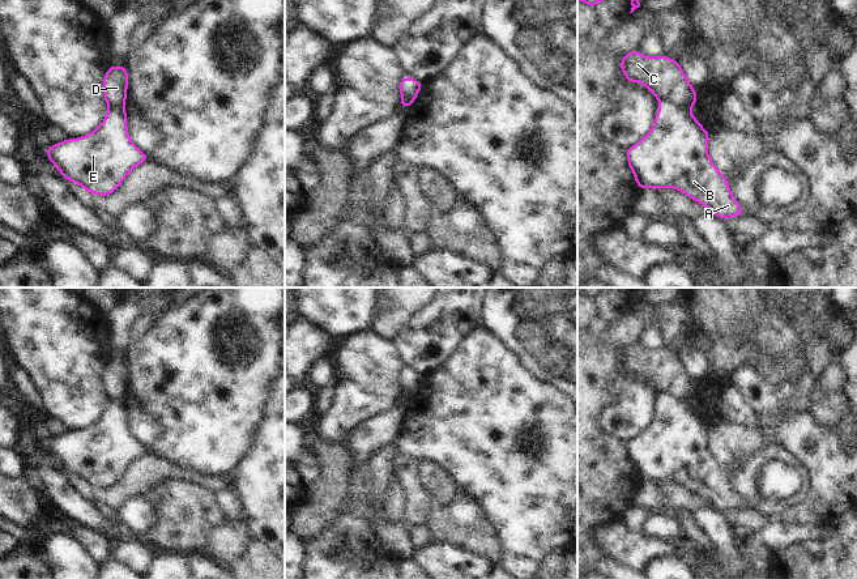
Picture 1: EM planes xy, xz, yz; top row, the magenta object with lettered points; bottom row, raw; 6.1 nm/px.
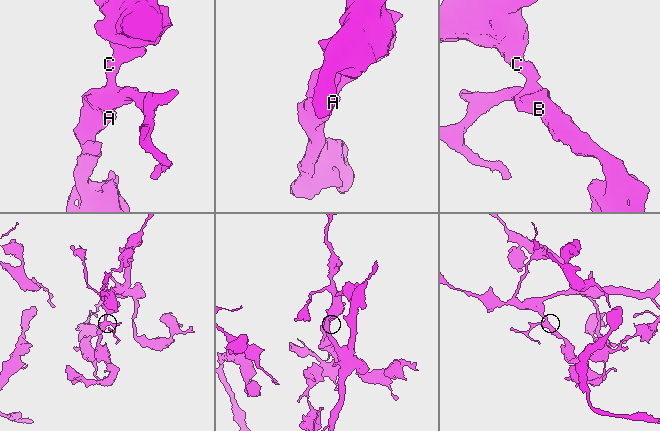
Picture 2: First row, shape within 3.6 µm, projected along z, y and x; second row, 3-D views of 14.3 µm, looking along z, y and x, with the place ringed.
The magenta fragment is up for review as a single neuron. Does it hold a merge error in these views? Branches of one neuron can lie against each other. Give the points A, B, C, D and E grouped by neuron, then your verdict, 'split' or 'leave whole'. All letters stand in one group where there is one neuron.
groups A B E / C D; split

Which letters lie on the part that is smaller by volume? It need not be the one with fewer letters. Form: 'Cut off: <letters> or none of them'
Cut off: A, B, E

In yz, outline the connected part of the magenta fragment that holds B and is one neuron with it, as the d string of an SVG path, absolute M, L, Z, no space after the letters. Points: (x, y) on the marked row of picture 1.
M662 101L651 132L640 142L626 149L638 188L673 187L699 201L717 218L745 216L730 193L726 178L716 170L708 157L708 140L709 133L696 122L688 108Z

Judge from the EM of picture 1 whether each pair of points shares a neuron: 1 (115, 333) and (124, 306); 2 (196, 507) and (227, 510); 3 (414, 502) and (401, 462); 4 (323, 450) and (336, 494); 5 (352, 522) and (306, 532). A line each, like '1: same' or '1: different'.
1: same
2: different
3: same
4: same
5: different

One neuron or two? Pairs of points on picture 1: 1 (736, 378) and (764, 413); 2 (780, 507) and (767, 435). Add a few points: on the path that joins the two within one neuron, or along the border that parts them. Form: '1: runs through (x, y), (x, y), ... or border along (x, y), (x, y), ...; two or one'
1: runs through (745, 386), (759, 404); one
2: border along (796, 455), (781, 443), (770, 441), (742, 460); two

